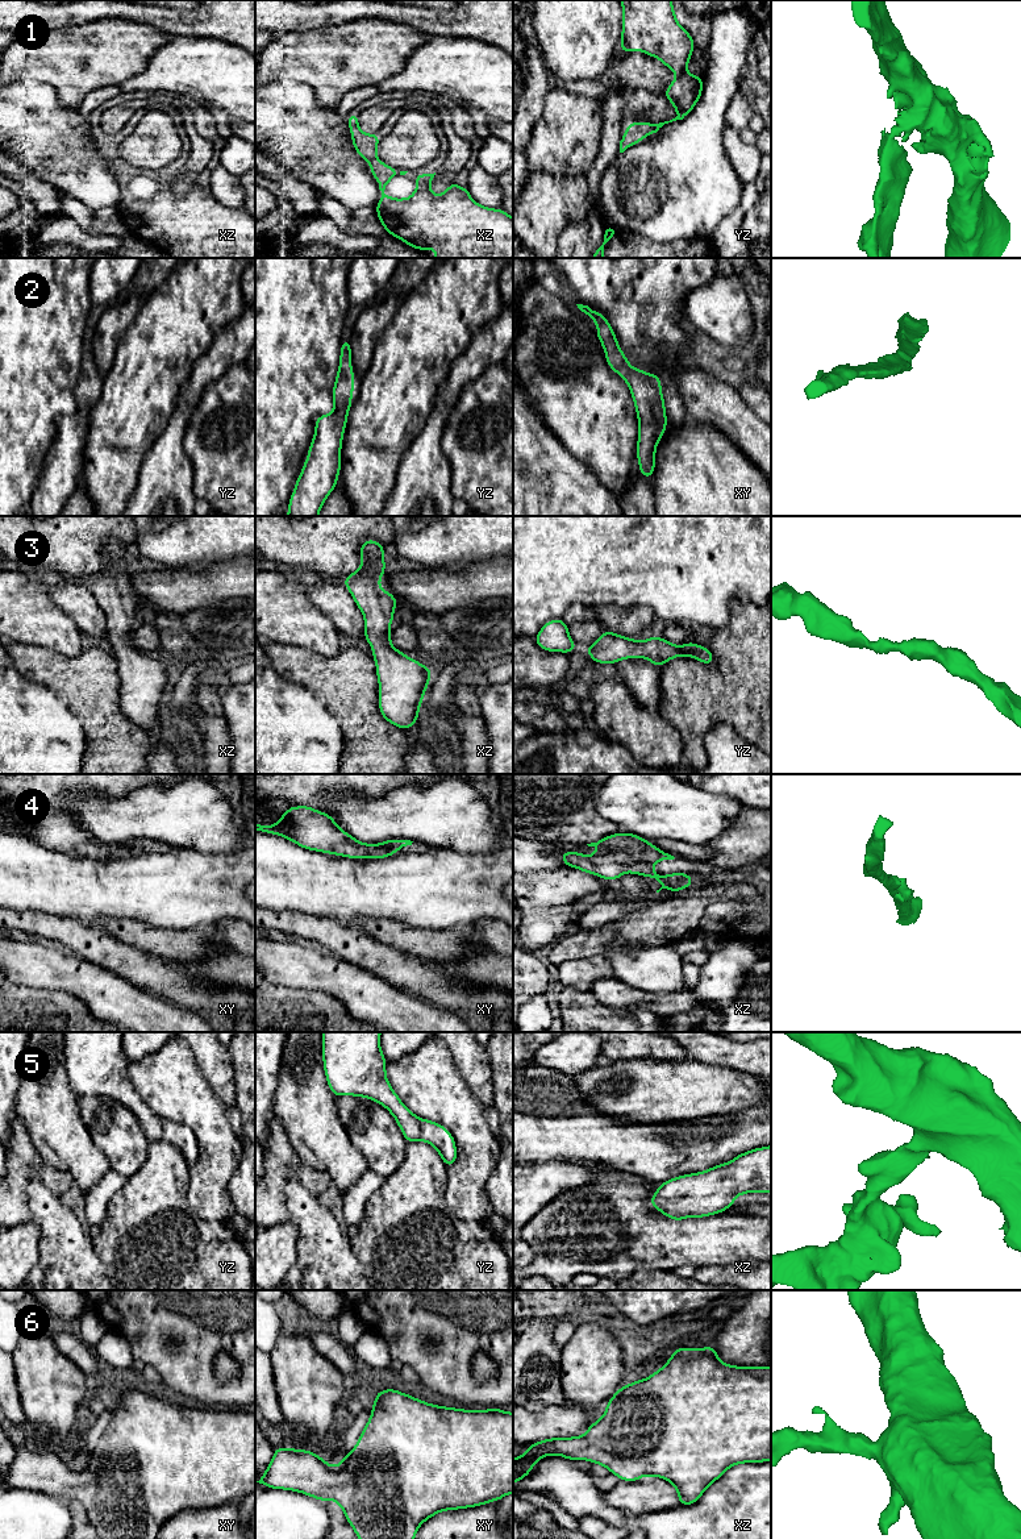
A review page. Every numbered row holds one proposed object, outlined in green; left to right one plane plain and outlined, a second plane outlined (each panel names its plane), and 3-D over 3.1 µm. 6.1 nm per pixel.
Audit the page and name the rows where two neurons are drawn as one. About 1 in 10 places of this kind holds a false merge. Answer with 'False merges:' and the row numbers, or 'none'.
False merges: none

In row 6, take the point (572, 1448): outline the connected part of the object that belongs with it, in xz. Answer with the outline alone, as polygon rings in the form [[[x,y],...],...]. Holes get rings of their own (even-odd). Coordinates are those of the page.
[[[714,1345],[675,1348],[672,1357],[658,1372],[621,1386],[607,1403],[604,1415],[591,1423],[582,1438],[532,1443],[525,1453],[513,1459],[513,1484],[526,1477],[539,1459],[559,1455],[567,1460],[591,1460],[624,1481],[637,1481],[643,1476],[664,1478],[676,1488],[679,1505],[687,1506],[697,1502],[707,1488],[733,1465],[771,1460],[771,1367],[724,1364]]]

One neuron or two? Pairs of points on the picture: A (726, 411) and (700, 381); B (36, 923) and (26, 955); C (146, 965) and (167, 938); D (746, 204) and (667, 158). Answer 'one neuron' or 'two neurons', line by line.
A: one neuron
B: two neurons
C: two neurons
D: two neurons

